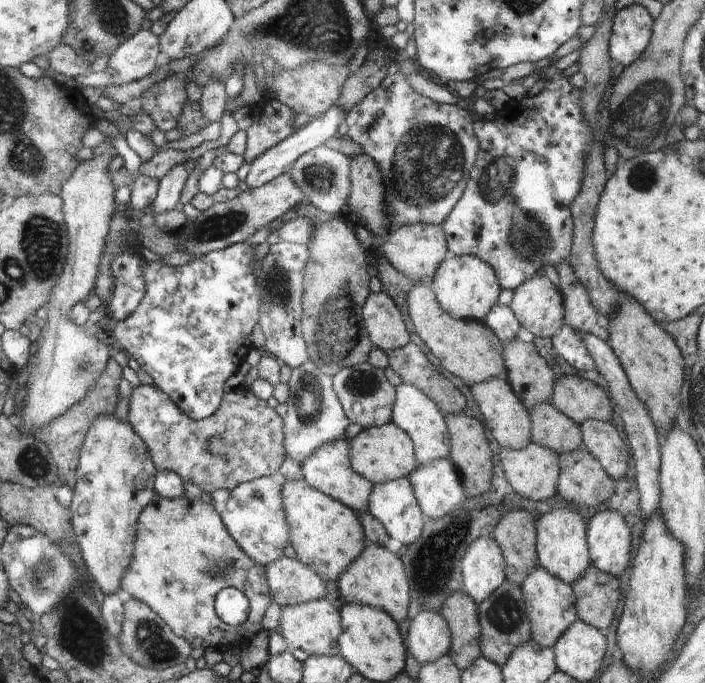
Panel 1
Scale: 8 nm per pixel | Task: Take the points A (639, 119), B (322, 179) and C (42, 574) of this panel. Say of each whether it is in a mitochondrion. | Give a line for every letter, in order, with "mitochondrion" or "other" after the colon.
A: mitochondrion
B: mitochondrion
C: mitochondrion

